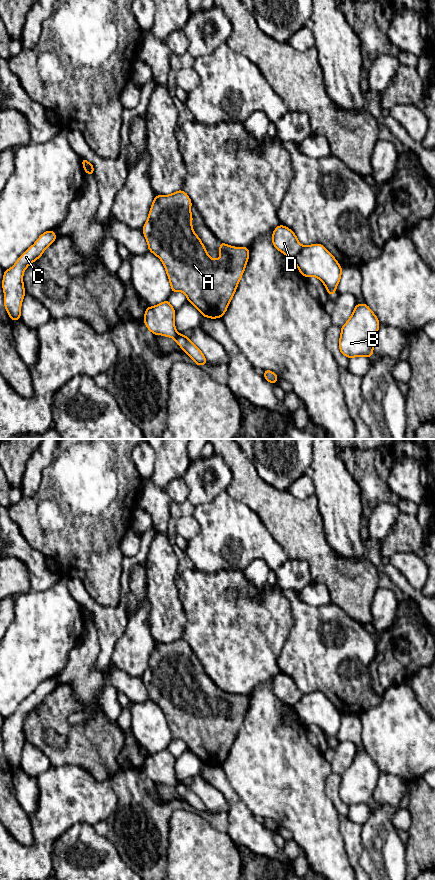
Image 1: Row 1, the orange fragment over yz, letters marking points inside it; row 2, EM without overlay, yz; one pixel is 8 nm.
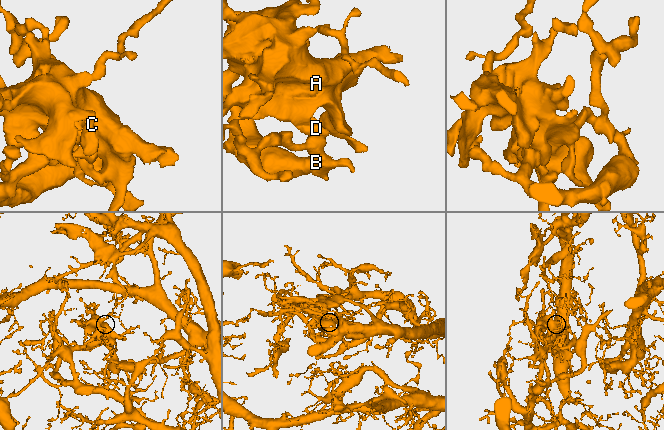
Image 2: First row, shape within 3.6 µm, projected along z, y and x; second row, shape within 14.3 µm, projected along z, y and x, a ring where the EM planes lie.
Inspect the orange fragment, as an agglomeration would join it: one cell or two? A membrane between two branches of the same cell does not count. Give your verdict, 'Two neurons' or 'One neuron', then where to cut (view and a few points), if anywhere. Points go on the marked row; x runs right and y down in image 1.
Two neurons. Split along yz (302, 246), (293, 259)

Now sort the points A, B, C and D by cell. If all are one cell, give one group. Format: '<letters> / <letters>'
A C D / B

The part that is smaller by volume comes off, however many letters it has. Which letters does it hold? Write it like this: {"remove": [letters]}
{"remove": ["A", "C", "D"]}

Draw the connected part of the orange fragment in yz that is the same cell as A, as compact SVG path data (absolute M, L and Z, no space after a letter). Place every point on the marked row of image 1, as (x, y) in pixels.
M182 189L170 195L154 197L142 232L148 244L148 250L163 263L171 293L183 292L187 301L198 309L203 317L222 318L233 298L249 258L248 247L234 247L220 242L220 258L213 259L196 235L192 227L192 201Z

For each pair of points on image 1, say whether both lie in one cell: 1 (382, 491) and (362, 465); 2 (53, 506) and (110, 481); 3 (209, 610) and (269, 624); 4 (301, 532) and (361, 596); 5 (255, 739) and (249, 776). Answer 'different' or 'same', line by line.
1: same
2: same
3: same
4: same
5: same

